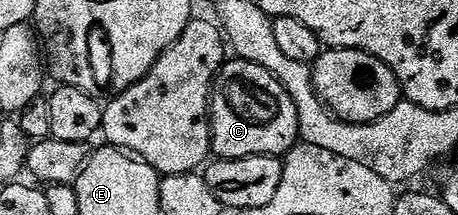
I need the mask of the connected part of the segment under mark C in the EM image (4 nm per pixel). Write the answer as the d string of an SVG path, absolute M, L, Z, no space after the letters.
M239 58L229 59L220 68L220 72L212 85L210 101L210 119L212 122L211 155L216 160L241 160L251 156L285 157L291 148L295 148L300 140L298 126L298 110L294 110L294 102L288 91L262 66L254 62L246 62Z

